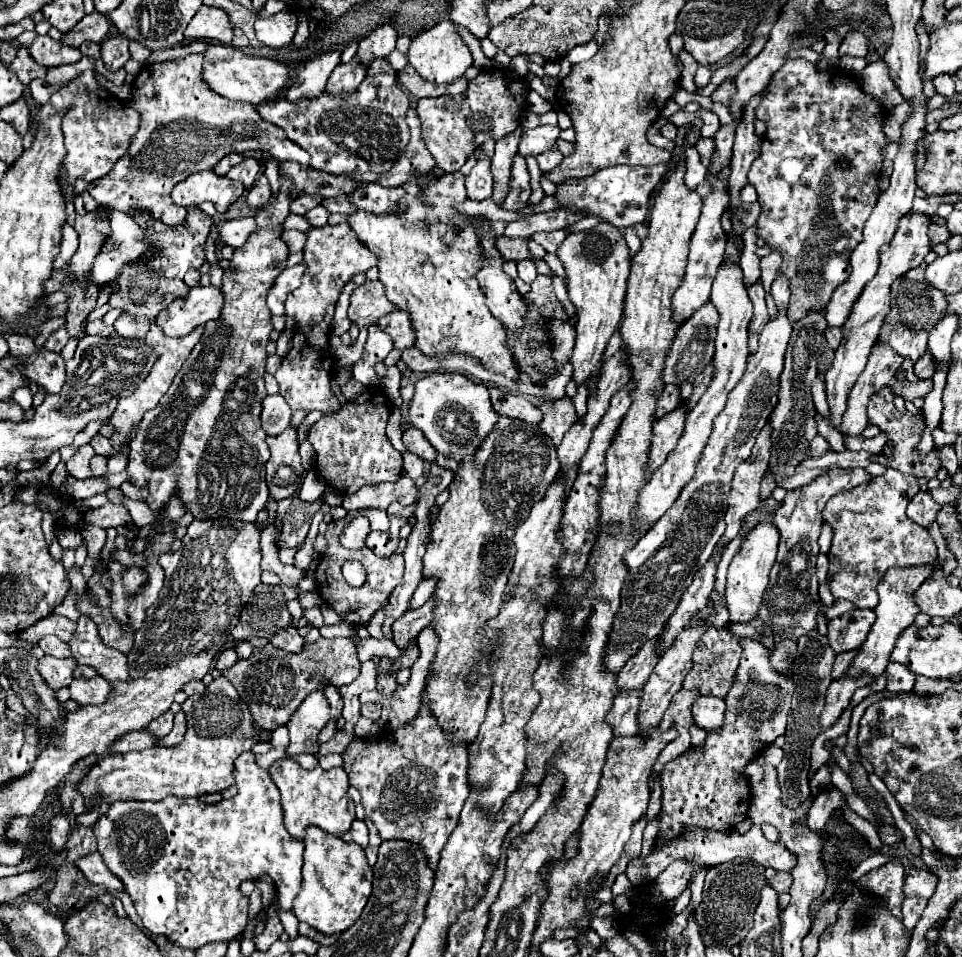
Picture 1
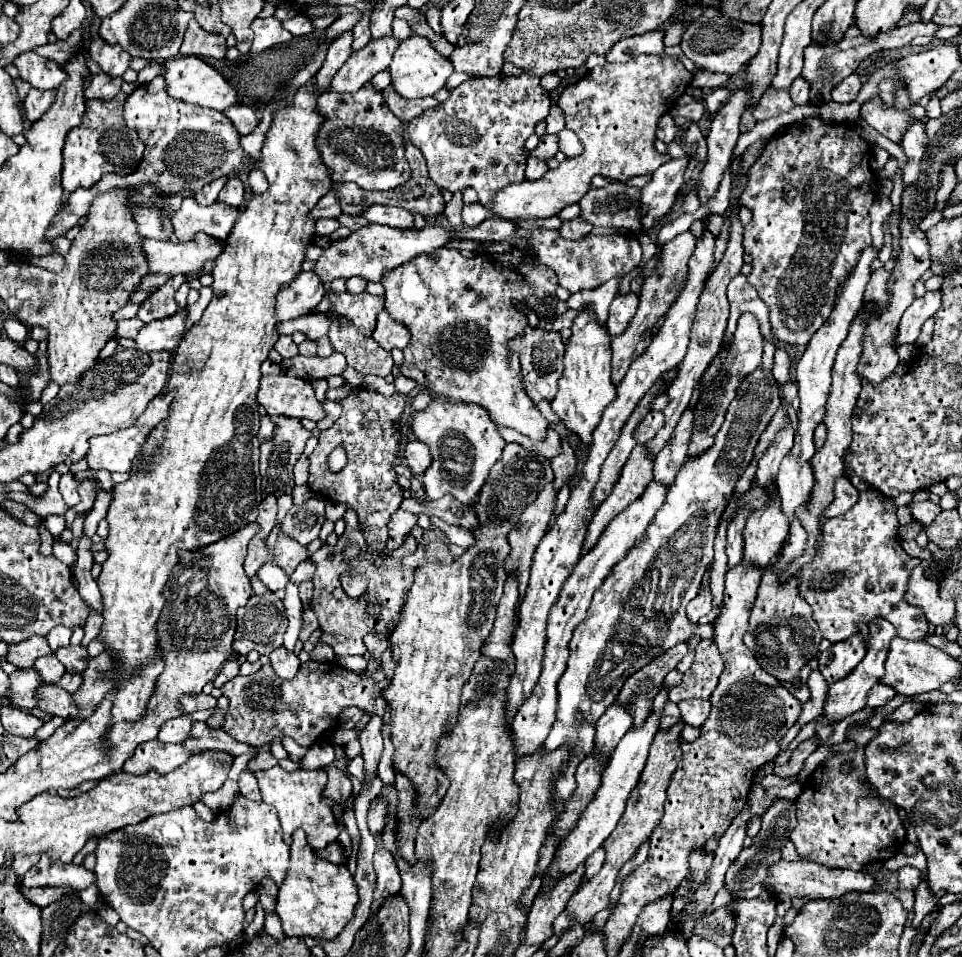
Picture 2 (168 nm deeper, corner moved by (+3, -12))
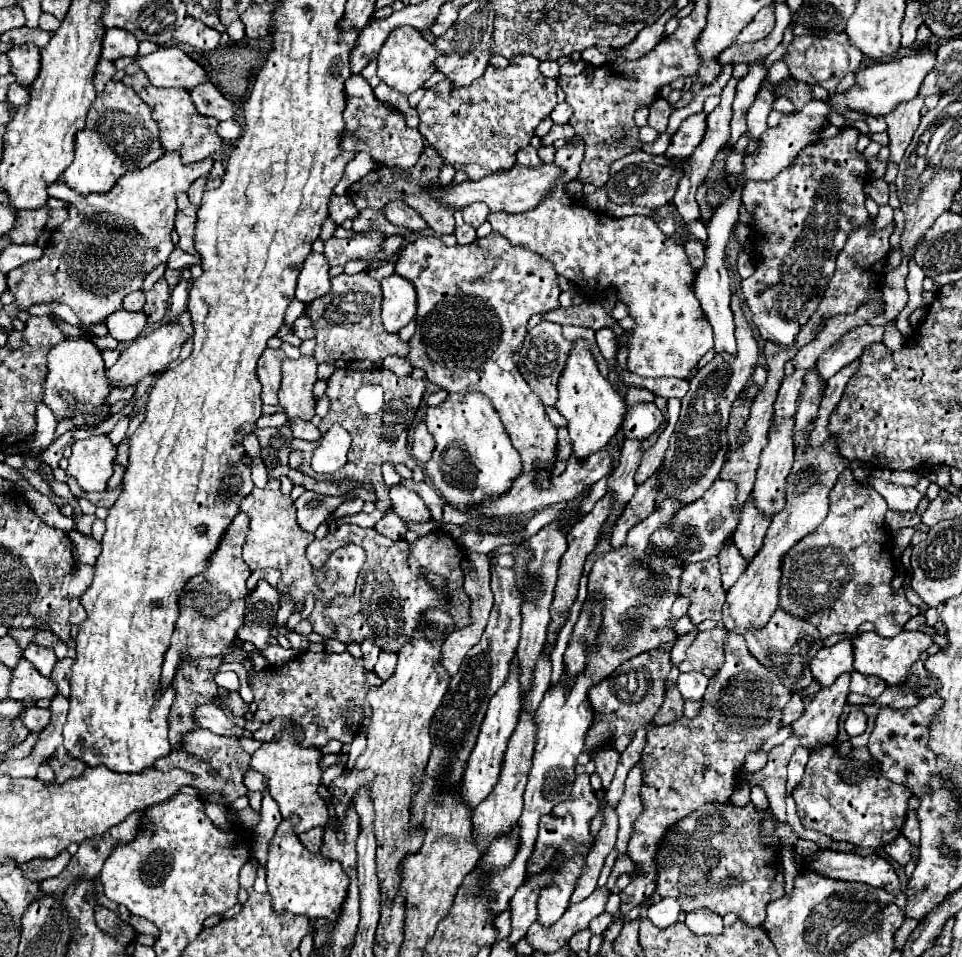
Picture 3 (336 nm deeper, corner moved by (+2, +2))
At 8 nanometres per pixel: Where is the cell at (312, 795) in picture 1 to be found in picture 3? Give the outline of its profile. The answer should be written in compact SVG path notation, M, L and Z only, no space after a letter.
M282 732L280 738L274 738L274 740L262 744L252 754L252 760L250 760L250 768L268 778L270 794L278 802L282 818L288 818L292 814L298 814L302 818L300 824L294 828L294 832L298 832L298 834L308 832L316 826L324 826L328 822L328 806L322 800L322 796L318 794L318 784L322 778L320 760L322 760L320 750L298 746L298 738L288 732Z

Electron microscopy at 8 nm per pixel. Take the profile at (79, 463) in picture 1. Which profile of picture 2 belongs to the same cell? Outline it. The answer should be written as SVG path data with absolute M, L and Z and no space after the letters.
M67 472L67 474L63 474L63 476L61 476L59 492L61 492L61 496L63 496L63 500L65 500L65 504L67 504L67 506L75 506L75 504L79 502L77 484L79 484L79 482L73 478L73 474L71 474L71 472Z

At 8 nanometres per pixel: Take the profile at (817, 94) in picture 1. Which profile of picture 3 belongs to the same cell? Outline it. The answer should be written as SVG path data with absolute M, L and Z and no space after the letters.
M844 128L836 138L818 140L816 144L808 144L792 162L792 166L784 168L778 176L768 182L748 180L742 192L742 204L746 212L754 218L754 260L756 272L742 280L742 298L752 310L752 322L756 324L760 336L764 340L772 340L776 344L794 344L800 328L812 318L820 300L824 296L824 288L834 274L836 256L844 248L850 232L868 226L870 214L864 206L866 194L864 186L870 178L870 170L866 166L864 156L856 150L858 128Z

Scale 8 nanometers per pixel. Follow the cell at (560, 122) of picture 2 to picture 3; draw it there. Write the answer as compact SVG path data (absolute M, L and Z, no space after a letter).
M566 102L556 104L556 108L550 114L550 118L554 120L554 124L566 124L570 120L570 116L572 116L572 108L568 108Z

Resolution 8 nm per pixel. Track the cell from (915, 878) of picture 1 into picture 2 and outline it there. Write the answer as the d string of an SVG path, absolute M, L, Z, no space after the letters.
M903 866L899 868L899 886L905 890L915 890L919 886L919 870L913 866Z

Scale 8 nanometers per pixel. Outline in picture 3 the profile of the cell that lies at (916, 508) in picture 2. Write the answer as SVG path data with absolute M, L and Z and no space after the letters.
M868 478L868 484L874 486L884 500L888 502L888 508L898 510L898 512L906 512L906 510L916 510L918 504L922 502L924 494L920 494L916 488L906 488L906 486L896 486L892 482L886 480L876 480L876 478Z

